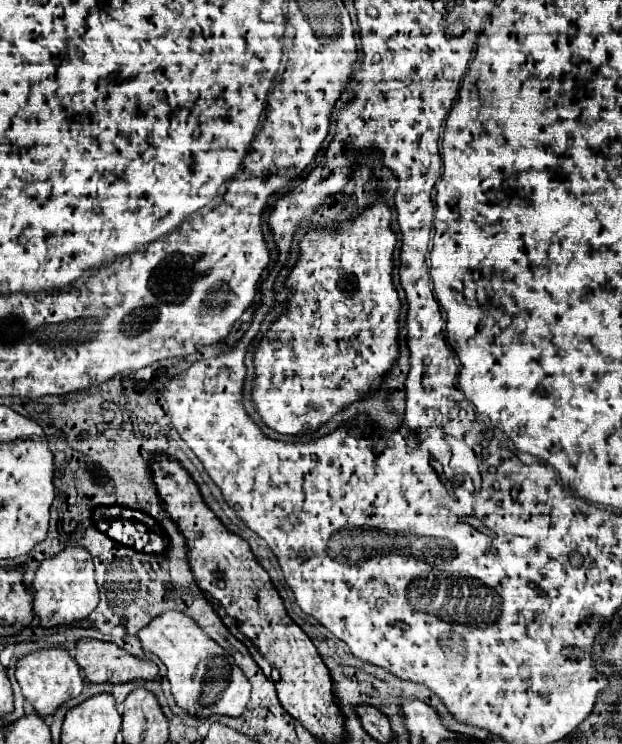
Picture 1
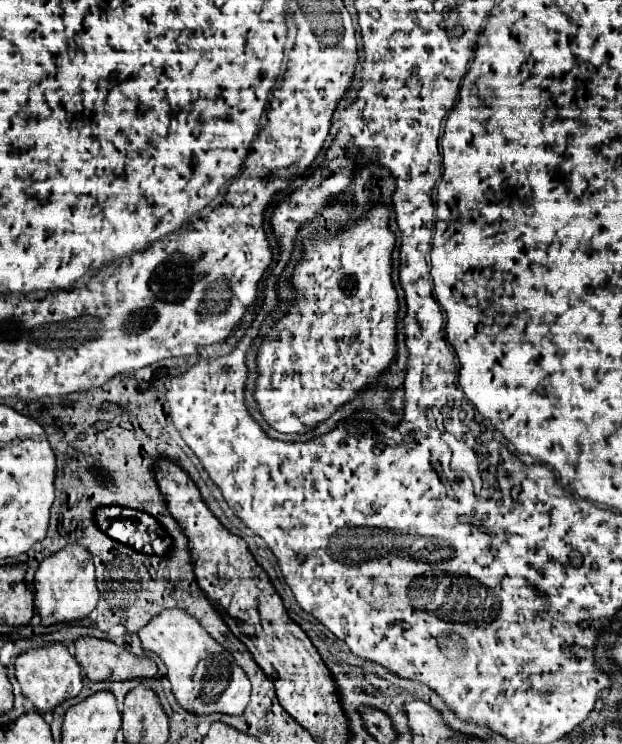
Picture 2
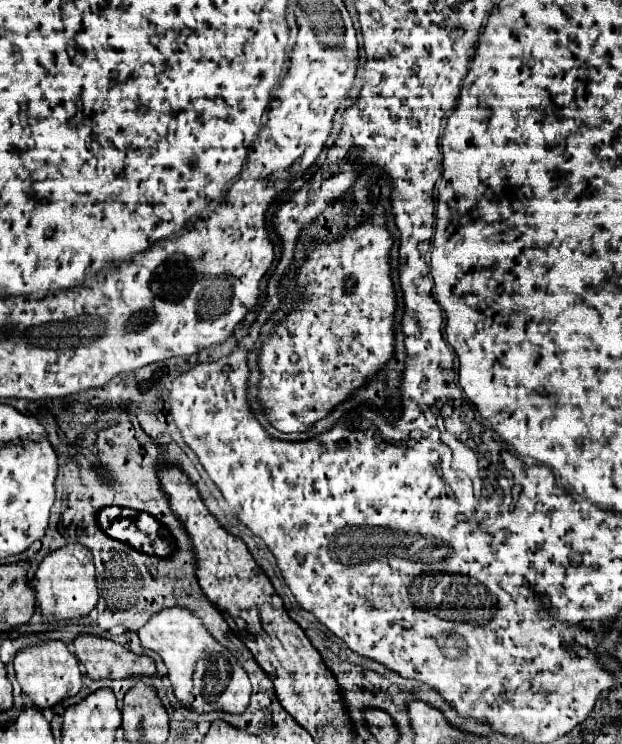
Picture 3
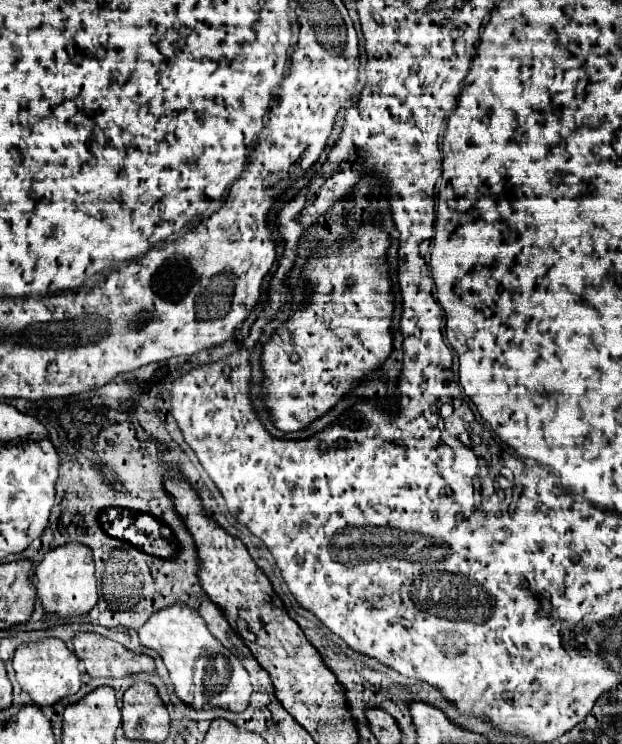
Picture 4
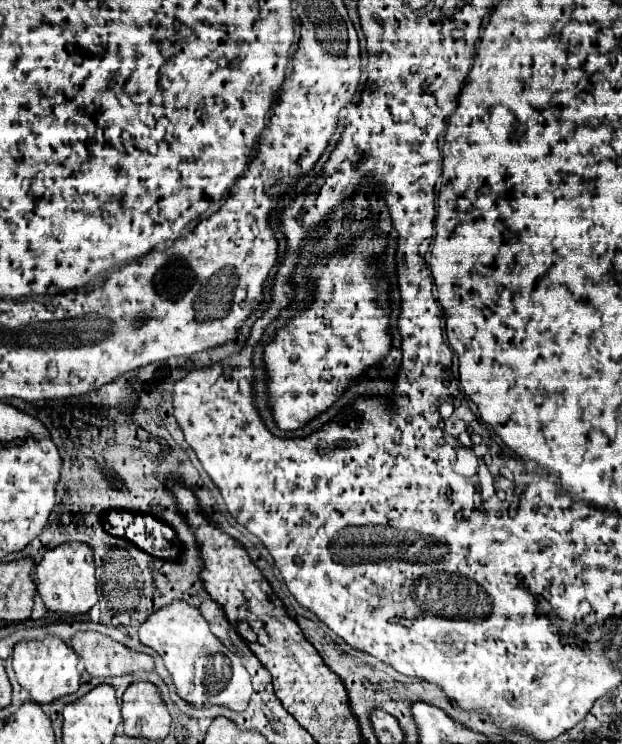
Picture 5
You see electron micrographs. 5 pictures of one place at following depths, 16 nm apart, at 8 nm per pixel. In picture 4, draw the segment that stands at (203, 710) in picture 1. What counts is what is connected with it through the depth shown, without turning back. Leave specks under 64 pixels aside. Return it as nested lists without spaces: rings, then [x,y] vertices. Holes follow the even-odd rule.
[[[174,604],[150,616],[150,620],[138,630],[140,642],[146,648],[152,648],[164,660],[176,696],[196,710],[224,708],[230,712],[244,712],[252,686],[250,676],[244,670],[242,662],[208,632],[204,620],[196,614],[196,610]]]

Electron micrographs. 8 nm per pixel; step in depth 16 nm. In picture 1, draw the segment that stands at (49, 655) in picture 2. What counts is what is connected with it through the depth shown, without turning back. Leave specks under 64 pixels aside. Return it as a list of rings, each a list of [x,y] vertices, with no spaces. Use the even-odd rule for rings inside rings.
[[[62,648],[40,650],[40,652],[32,652],[24,658],[20,658],[16,664],[16,680],[22,688],[24,698],[34,706],[36,714],[42,718],[52,716],[64,702],[78,698],[82,692],[82,686],[84,686],[84,678],[80,674],[78,664]]]

